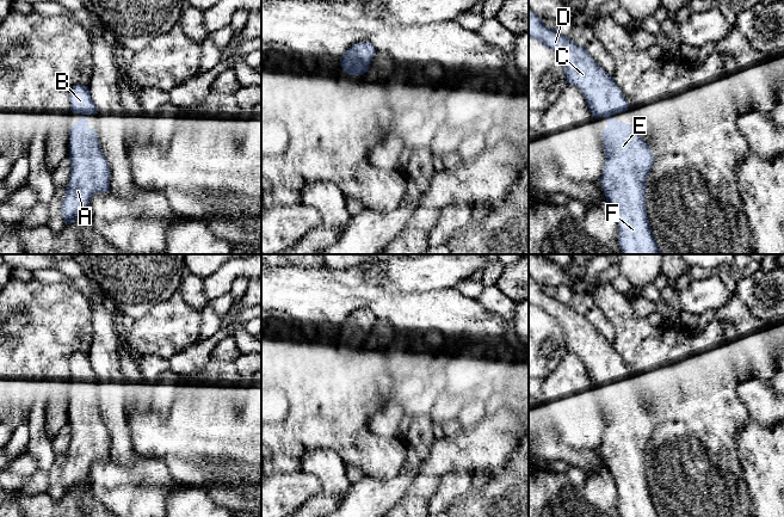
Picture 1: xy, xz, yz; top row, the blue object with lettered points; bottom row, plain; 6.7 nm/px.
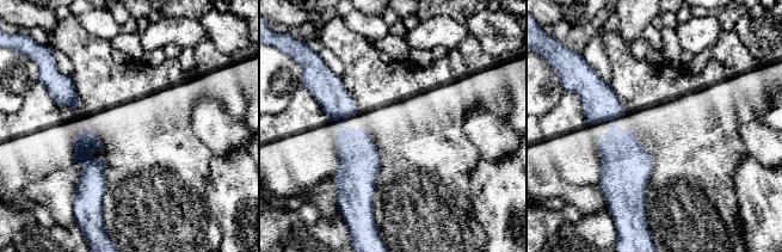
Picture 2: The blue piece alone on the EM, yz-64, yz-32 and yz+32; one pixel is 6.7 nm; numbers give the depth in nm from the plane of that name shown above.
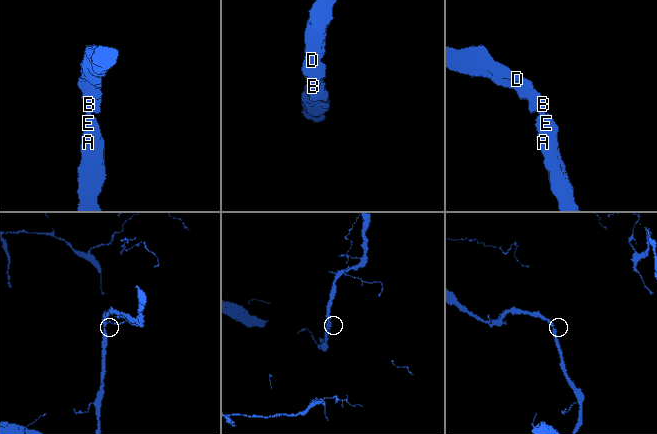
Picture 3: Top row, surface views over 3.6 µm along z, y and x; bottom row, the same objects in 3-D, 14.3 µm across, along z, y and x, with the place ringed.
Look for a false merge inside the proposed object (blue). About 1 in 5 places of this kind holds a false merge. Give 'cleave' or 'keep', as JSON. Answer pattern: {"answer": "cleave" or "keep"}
{"answer": "keep"}

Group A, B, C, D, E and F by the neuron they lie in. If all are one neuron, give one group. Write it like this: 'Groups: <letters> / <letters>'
Groups: A B C D E F

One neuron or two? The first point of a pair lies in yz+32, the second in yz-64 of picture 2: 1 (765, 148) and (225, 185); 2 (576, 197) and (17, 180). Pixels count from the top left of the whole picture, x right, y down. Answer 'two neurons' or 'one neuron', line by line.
1: two neurons
2: one neuron

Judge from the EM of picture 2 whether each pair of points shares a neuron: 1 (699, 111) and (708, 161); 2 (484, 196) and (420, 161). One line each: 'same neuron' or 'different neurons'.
1: same neuron
2: different neurons

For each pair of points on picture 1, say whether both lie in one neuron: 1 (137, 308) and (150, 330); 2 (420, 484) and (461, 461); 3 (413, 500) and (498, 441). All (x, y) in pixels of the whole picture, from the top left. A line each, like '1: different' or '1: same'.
1: different
2: same
3: same

